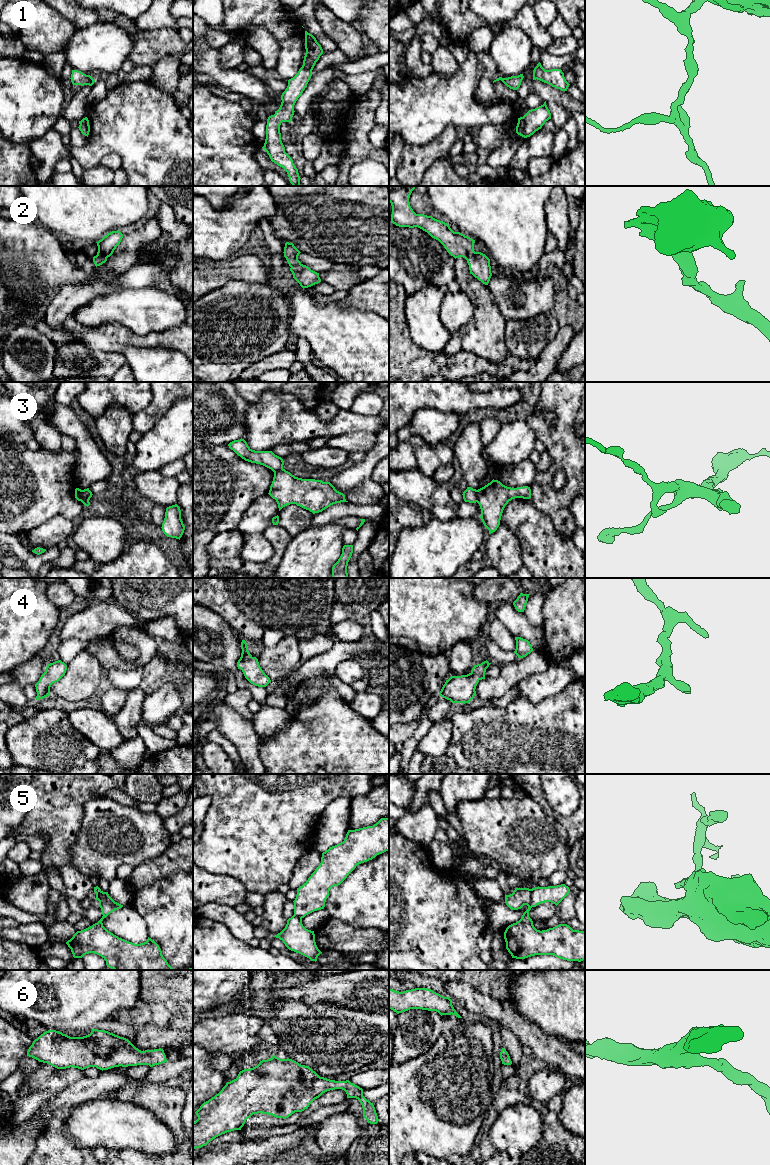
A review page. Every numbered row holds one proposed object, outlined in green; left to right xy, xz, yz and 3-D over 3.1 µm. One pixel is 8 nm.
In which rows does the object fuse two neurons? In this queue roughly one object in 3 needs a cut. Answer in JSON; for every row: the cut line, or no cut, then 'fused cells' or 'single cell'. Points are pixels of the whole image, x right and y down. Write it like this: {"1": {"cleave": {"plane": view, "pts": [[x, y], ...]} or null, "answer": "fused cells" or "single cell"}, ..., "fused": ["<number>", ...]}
{"1": {"cleave": null, "answer": "single cell"}, "2": {"cleave": null, "answer": "single cell"}, "3": {"cleave": {"plane": "yz", "pts": [[476, 490], [477, 501]]}, "answer": "fused cells"}, "4": {"cleave": null, "answer": "single cell"}, "5": {"cleave": {"plane": "yz", "pts": [[529, 889], [531, 907]]}, "answer": "fused cells"}, "6": {"cleave": null, "answer": "single cell"}, "fused": ["3", "5"]}

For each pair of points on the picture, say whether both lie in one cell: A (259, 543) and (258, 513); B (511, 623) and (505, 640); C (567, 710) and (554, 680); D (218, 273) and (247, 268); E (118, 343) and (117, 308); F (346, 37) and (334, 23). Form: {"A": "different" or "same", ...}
{"A": "same", "B": "different", "C": "different", "D": "same", "E": "different", "F": "same"}

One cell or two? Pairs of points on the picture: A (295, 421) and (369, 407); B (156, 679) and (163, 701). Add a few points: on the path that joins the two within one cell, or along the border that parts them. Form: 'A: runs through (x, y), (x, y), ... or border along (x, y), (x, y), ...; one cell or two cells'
A: border along (349, 410), (373, 416); two cells
B: border along (172, 674), (153, 689), (142, 702); two cells

